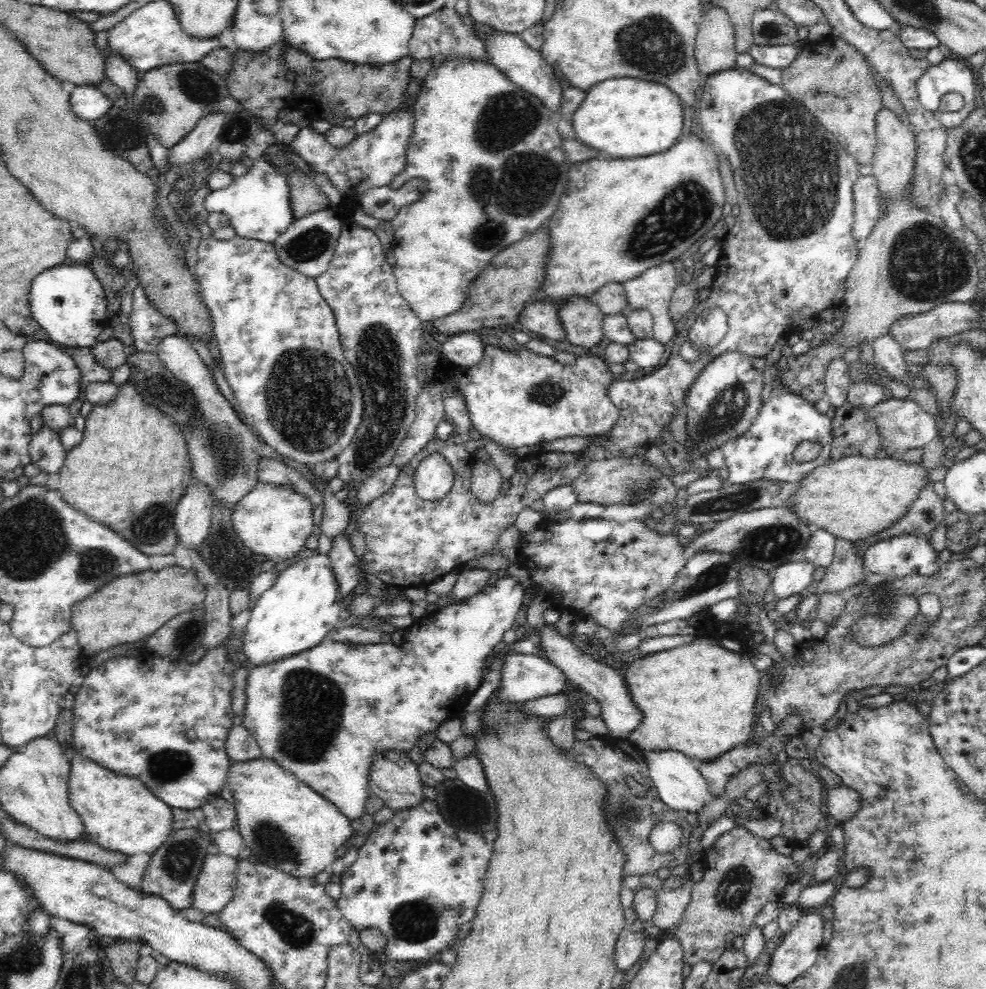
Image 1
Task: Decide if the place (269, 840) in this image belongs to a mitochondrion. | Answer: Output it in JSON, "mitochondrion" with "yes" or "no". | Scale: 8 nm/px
{"mitochondrion":"yes"}

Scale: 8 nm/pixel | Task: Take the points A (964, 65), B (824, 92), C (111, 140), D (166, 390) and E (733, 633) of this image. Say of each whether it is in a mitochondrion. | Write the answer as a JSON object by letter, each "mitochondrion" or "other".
{"A":"other","B":"mitochondrion","C":"other","D":"mitochondrion","E":"other"}

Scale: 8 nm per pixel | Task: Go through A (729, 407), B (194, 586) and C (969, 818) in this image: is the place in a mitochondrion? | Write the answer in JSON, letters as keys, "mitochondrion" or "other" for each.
{"A":"mitochondrion","B":"other","C":"other"}

